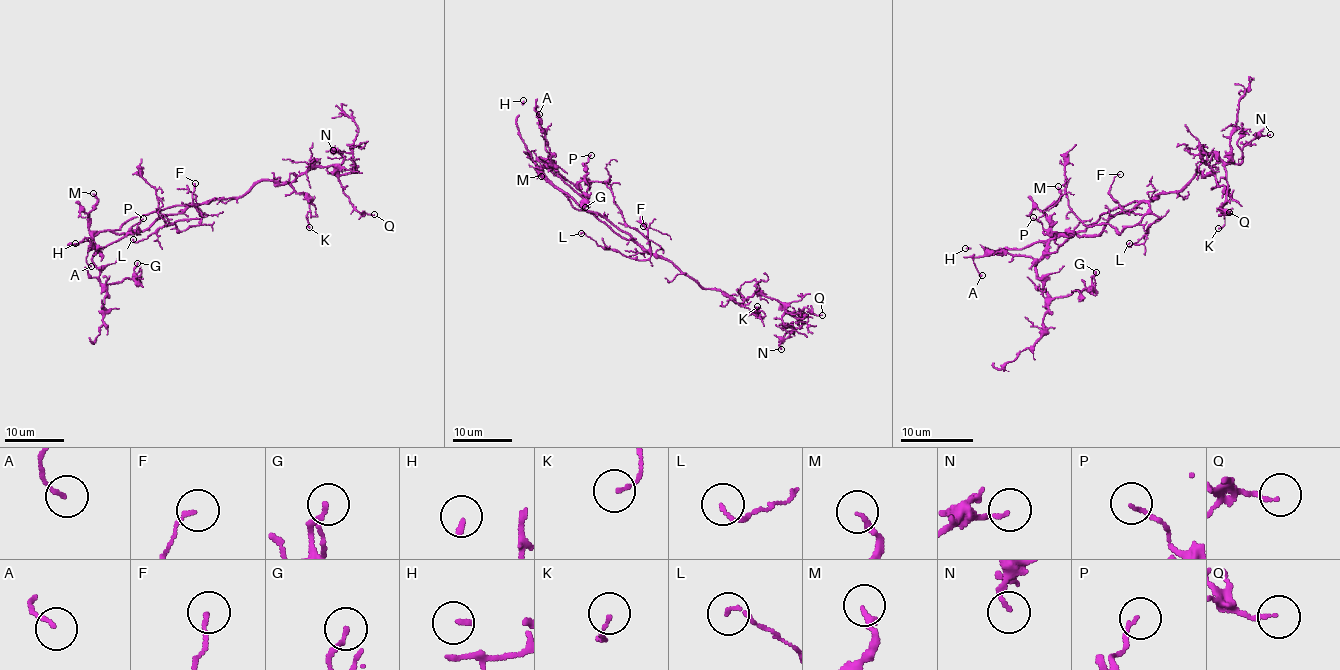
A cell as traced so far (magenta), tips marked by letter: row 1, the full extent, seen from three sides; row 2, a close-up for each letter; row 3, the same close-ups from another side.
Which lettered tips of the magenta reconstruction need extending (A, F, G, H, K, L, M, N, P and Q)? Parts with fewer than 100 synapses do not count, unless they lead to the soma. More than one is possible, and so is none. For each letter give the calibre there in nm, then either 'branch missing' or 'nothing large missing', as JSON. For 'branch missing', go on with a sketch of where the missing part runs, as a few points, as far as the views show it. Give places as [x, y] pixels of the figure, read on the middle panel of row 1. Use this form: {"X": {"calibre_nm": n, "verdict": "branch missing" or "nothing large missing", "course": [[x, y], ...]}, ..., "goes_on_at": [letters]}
{"A": {"calibre_nm": 120, "verdict": "nothing large missing"}, "F": {"calibre_nm": 140, "verdict": "nothing large missing"}, "G": {"calibre_nm": 180, "verdict": "nothing large missing"}, "H": {"calibre_nm": 160, "verdict": "branch missing", "course": [[523, 100], [538, 76], [533, 53], [538, 22], [533, 17], [520, 16], [511, 39]]}, "K": {"calibre_nm": 100, "verdict": "nothing large missing"}, "L": {"calibre_nm": 120, "verdict": "nothing large missing"}, "M": {"calibre_nm": 240, "verdict": "nothing large missing"}, "N": {"calibre_nm": 140, "verdict": "nothing large missing"}, "P": {"calibre_nm": 120, "verdict": "nothing large missing"}, "Q": {"calibre_nm": 110, "verdict": "nothing large missing"}, "goes_on_at": ["H"]}

